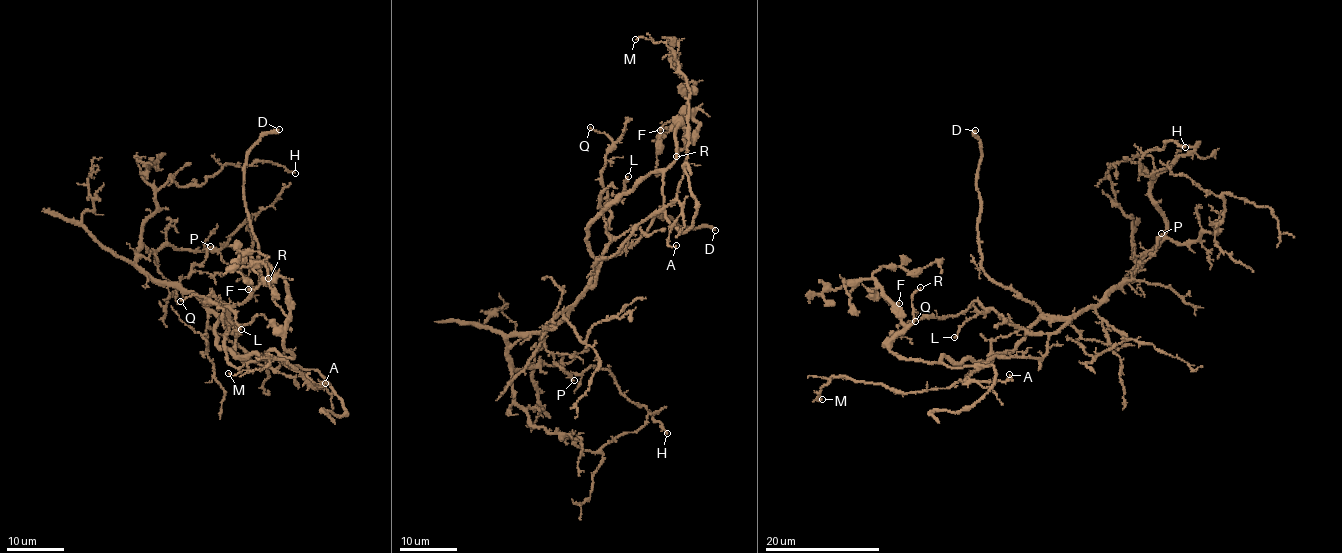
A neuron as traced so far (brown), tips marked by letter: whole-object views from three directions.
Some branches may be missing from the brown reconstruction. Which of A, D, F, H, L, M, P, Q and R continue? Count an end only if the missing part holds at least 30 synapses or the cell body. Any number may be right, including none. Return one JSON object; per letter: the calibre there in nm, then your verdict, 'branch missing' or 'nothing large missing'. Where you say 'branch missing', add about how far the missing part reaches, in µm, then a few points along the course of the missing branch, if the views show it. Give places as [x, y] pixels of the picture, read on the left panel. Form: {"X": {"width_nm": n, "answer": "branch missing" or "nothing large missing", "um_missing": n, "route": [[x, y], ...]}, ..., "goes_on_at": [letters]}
{"A": {"width_nm": 180, "answer": "nothing large missing"}, "D": {"width_nm": 420, "answer": "branch missing", "um_missing": 45}, "F": {"width_nm": 240, "answer": "nothing large missing"}, "H": {"width_nm": 140, "answer": "nothing large missing"}, "L": {"width_nm": 180, "answer": "nothing large missing"}, "M": {"width_nm": 130, "answer": "nothing large missing"}, "P": {"width_nm": 160, "answer": "nothing large missing"}, "Q": {"width_nm": 150, "answer": "nothing large missing"}, "R": {"width_nm": 190, "answer": "branch missing", "um_missing": 10, "route": [[268, 278], [262, 277], [264, 273], [284, 277], [289, 270]]}, "goes_on_at": ["D", "R"]}

